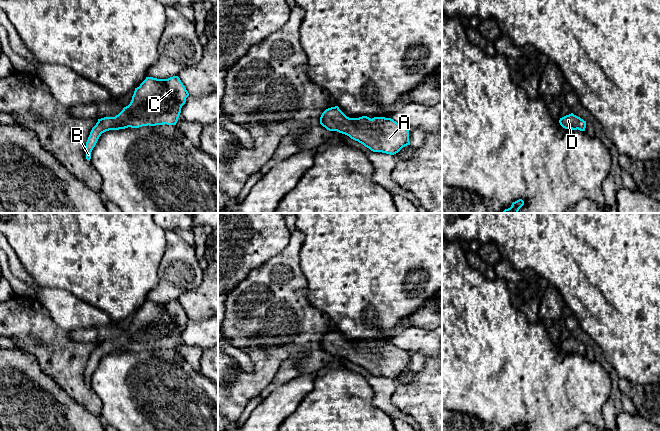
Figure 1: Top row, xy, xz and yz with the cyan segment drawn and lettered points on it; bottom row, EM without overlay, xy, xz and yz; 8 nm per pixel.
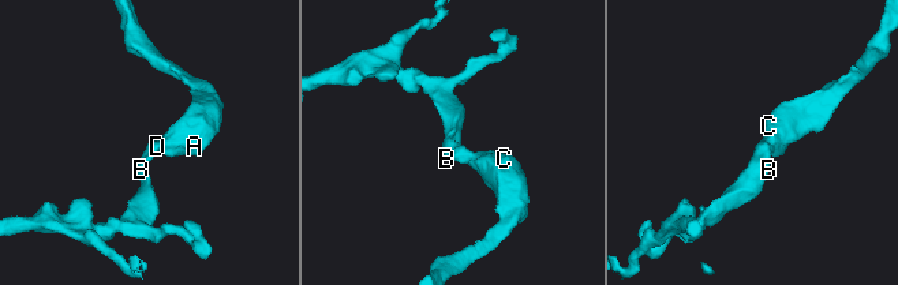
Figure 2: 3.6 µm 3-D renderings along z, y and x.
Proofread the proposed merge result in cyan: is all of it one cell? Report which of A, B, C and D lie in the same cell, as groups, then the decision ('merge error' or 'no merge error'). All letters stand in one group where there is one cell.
A B C D; no merge error

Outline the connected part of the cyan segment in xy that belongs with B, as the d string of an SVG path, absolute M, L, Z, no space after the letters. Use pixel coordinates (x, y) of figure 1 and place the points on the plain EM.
M178 300L168 303L146 301L135 312L130 328L118 339L98 343L86 366L86 383L90 385L93 372L106 355L148 349L176 349L188 320L189 317Z

